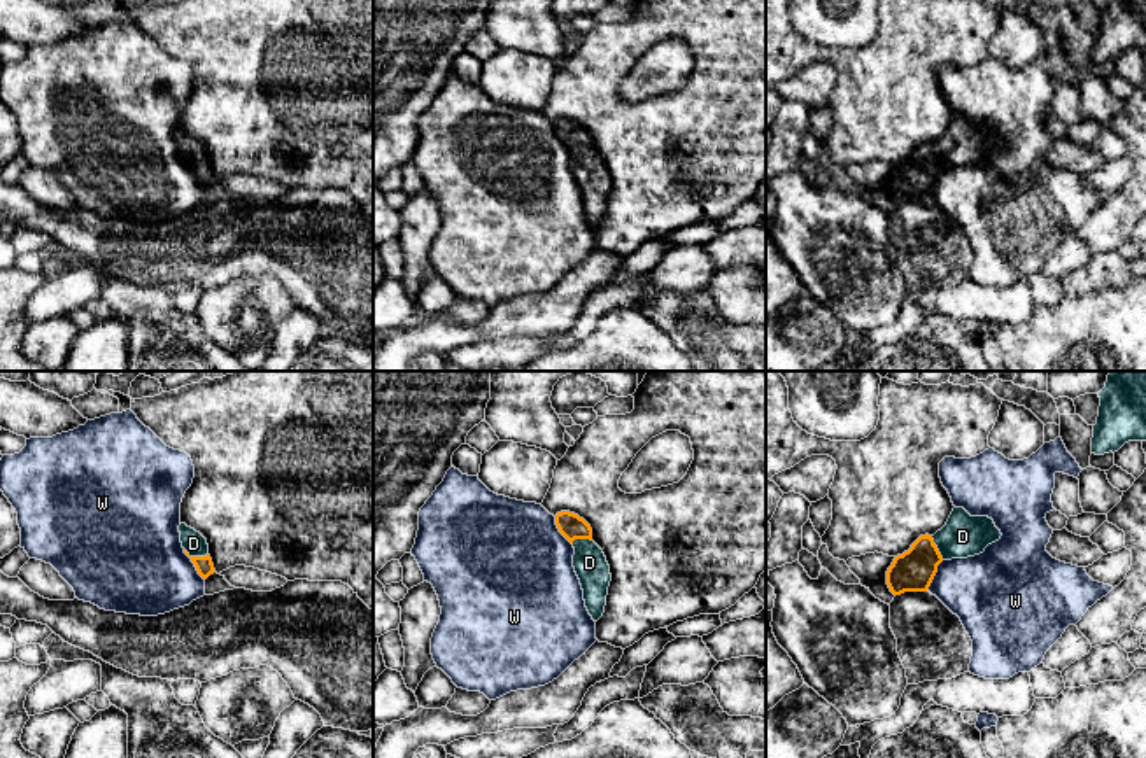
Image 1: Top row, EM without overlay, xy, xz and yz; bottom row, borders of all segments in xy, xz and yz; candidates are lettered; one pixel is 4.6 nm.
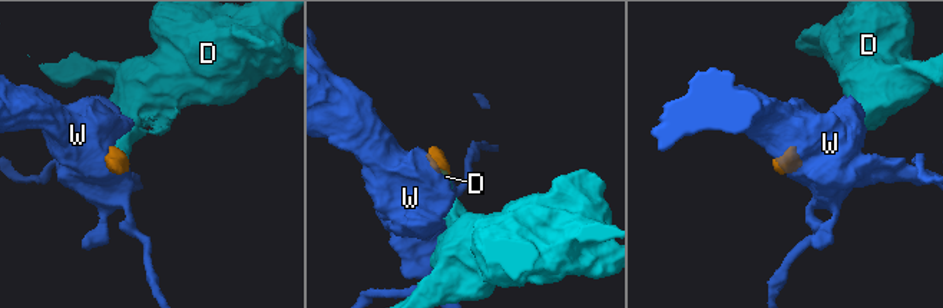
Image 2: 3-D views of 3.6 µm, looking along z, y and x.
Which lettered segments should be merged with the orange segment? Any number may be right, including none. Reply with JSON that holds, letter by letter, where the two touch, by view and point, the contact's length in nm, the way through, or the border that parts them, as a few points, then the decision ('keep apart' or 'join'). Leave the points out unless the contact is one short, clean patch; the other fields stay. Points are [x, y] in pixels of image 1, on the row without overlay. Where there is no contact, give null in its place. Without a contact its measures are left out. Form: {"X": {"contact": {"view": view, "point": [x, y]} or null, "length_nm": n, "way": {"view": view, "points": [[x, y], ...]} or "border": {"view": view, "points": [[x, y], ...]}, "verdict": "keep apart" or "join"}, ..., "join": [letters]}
{"D": {"contact": {"view": "xy", "point": [197, 165]}, "length_nm": 120, "way": {"view": "xy", "points": [[204, 172], [197, 165], [193, 151]]}, "verdict": "join"}, "W": {"contact": {"view": "yz", "point": [934, 182]}, "length_nm": 170, "border": {"view": "yz", "points": [[943, 168], [926, 198]]}, "verdict": "keep apart"}, "join": ["D"]}

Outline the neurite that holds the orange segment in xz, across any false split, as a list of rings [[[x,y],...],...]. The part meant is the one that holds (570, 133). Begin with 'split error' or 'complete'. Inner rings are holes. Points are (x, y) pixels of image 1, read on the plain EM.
split error; [[[561,119],[555,123],[555,133],[575,156],[573,175],[584,198],[585,215],[592,228],[598,229],[605,221],[612,189],[606,165],[592,149],[591,133],[578,123]]]

